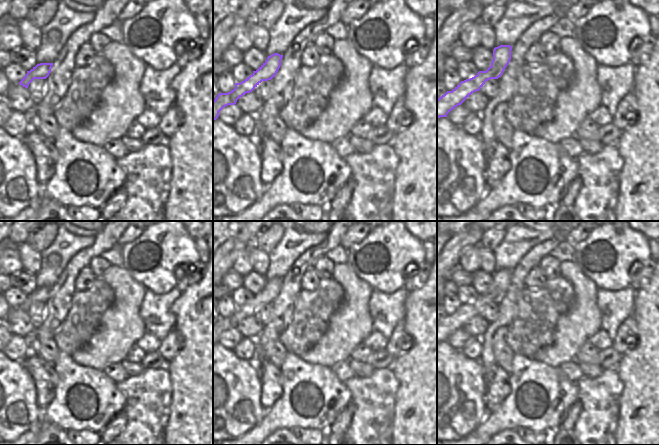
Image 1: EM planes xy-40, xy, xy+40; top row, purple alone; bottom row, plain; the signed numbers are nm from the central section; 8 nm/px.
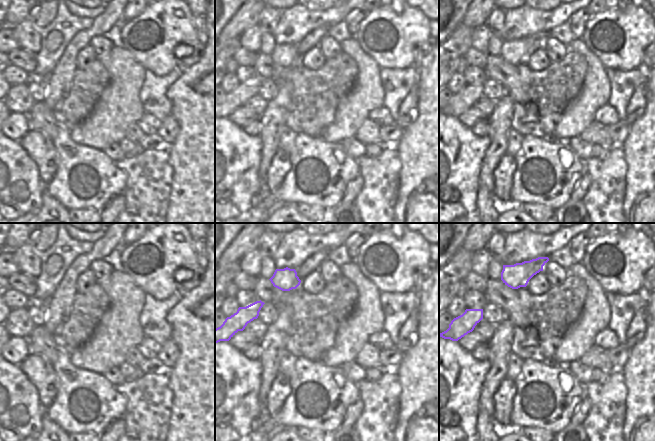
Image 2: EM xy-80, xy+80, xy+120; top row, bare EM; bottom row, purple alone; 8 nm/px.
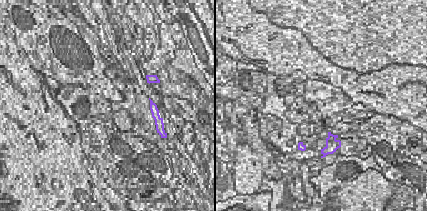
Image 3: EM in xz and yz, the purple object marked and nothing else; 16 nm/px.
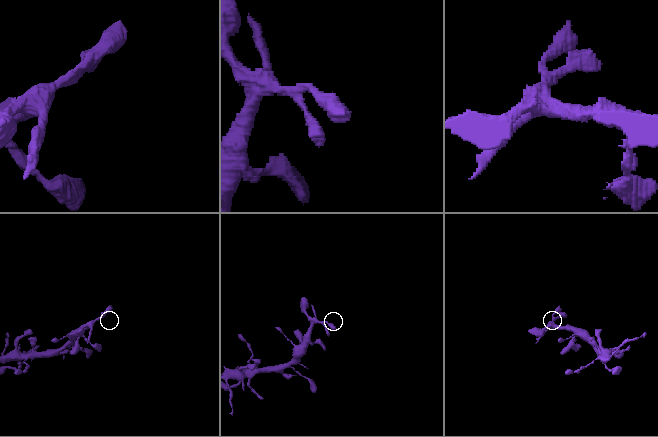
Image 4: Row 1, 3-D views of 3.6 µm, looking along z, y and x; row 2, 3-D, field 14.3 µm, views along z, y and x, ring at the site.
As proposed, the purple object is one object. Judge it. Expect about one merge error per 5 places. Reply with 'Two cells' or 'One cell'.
One cell.

